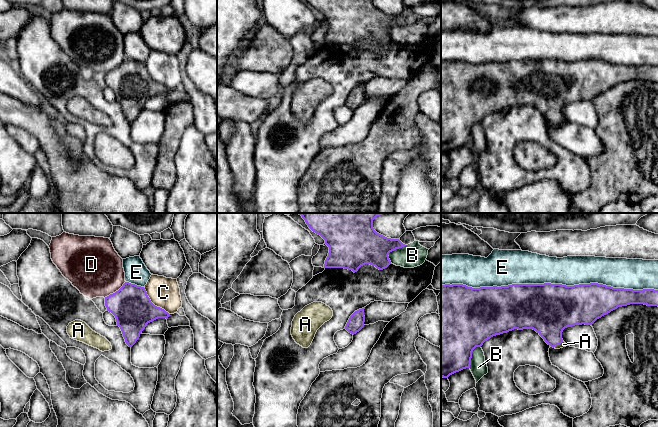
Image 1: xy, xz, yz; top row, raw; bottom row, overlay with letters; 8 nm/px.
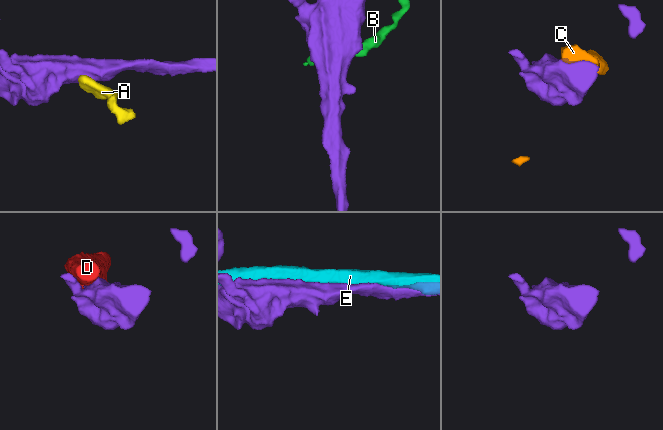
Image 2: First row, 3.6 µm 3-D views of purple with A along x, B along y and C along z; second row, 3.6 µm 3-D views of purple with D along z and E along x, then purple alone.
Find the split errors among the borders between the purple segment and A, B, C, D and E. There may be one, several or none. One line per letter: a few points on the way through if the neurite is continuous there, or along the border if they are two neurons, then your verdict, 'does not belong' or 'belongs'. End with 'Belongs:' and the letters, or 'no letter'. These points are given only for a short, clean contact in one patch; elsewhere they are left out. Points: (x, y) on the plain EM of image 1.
A: across yz (550, 90), (550, 106), (558, 120), (563, 120) | belongs
B: does not belong
C: does not belong
D: does not belong
E: does not belong
Belongs: A

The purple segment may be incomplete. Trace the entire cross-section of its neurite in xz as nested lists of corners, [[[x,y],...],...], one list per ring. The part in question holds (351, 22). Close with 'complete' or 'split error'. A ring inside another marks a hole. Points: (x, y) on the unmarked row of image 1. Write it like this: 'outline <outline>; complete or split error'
outline [[[307,0],[308,3],[320,11],[329,23],[324,44],[344,44],[354,49],[365,41],[370,40],[379,46],[387,44],[391,37],[389,29],[406,22],[399,15],[387,14],[377,9],[373,0]]]; complete

